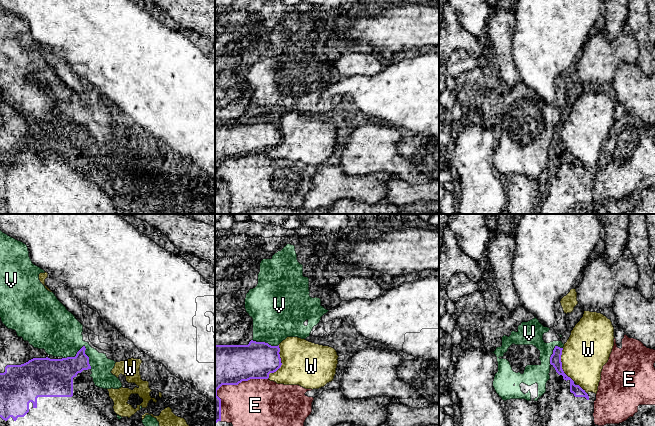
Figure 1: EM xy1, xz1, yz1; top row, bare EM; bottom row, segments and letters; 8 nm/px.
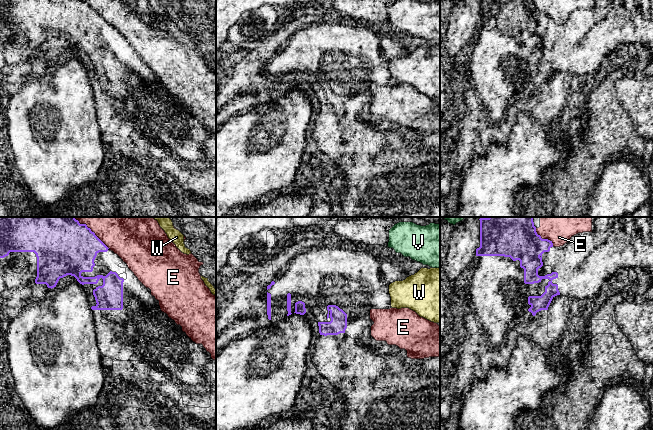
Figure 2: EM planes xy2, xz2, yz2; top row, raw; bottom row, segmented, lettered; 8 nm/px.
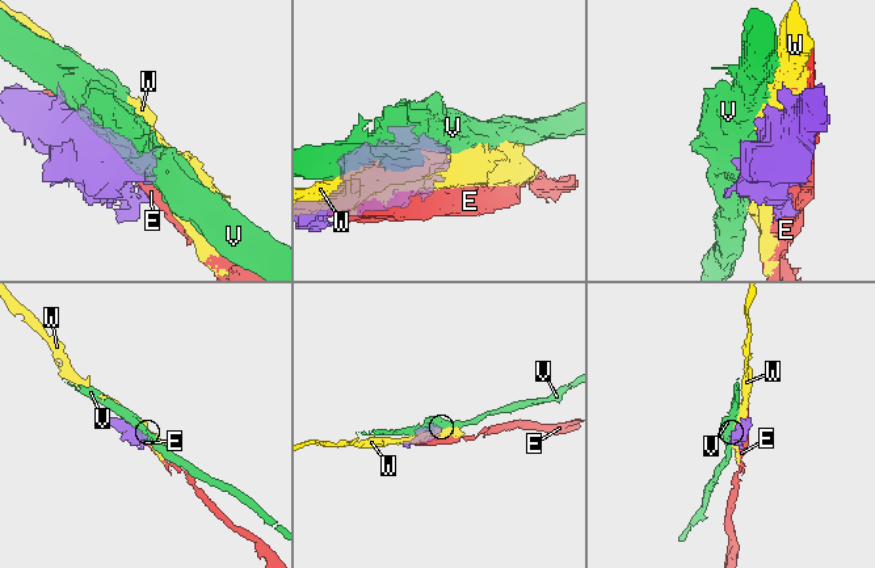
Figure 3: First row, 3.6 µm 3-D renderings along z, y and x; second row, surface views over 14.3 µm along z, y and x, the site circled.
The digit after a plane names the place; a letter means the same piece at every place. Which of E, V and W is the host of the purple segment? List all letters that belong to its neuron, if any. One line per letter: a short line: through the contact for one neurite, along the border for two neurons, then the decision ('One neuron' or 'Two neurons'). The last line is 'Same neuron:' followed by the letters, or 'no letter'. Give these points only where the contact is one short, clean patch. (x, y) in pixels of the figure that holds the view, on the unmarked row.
E: Two neurons
V: Two neurons
W: Two neurons
Same neuron: no letter

